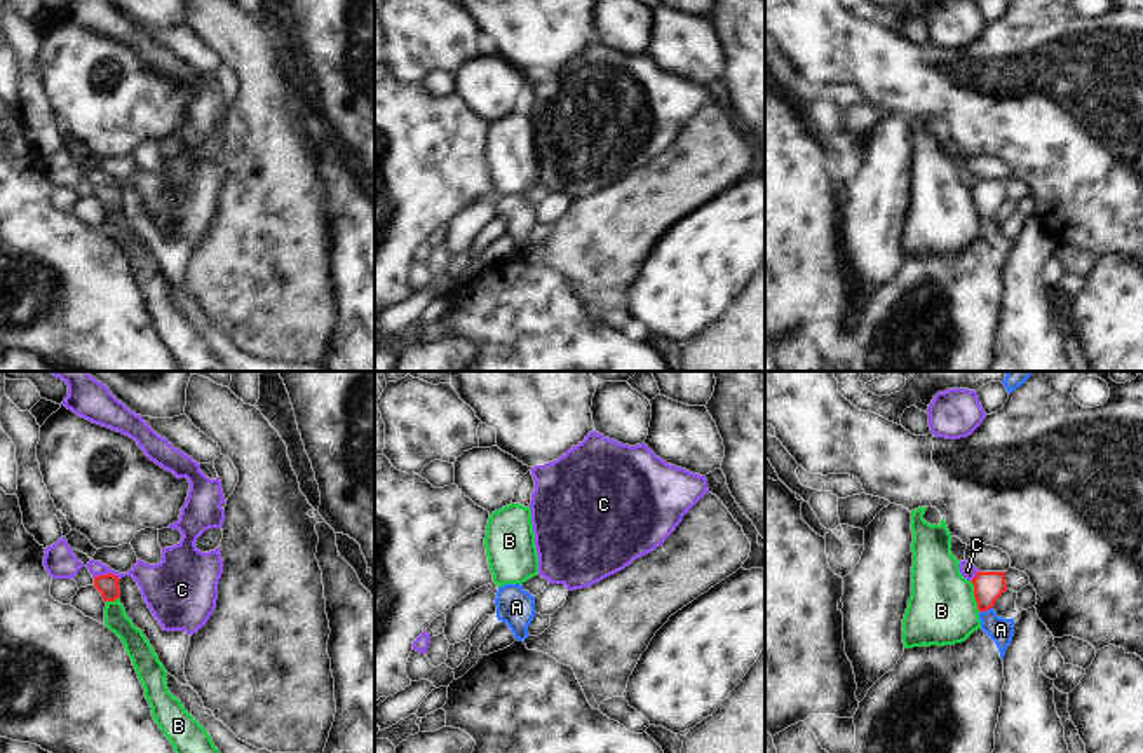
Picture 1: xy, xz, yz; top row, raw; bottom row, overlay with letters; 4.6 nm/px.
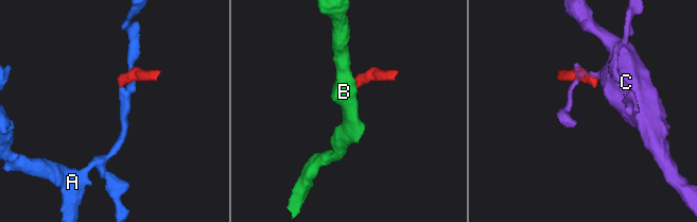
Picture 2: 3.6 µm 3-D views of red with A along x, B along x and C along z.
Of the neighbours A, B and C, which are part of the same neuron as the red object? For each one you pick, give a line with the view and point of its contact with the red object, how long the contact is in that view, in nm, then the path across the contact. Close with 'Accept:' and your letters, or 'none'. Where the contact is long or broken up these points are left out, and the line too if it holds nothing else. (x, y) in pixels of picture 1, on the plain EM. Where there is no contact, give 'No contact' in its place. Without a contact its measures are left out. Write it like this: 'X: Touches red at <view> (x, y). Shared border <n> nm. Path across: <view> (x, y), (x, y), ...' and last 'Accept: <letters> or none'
A: Touches red at yz (985, 220). Shared border 70 nm. Path across: yz (988, 196), (985, 220), (1000, 239)
Accept: A

